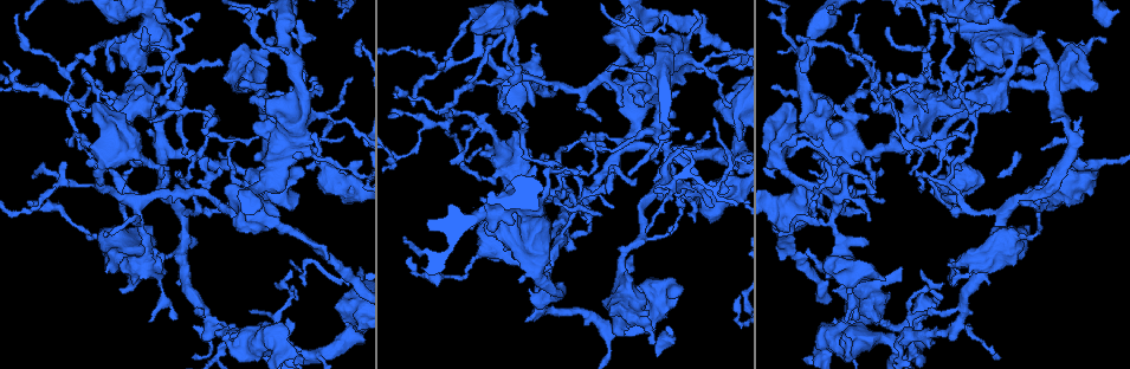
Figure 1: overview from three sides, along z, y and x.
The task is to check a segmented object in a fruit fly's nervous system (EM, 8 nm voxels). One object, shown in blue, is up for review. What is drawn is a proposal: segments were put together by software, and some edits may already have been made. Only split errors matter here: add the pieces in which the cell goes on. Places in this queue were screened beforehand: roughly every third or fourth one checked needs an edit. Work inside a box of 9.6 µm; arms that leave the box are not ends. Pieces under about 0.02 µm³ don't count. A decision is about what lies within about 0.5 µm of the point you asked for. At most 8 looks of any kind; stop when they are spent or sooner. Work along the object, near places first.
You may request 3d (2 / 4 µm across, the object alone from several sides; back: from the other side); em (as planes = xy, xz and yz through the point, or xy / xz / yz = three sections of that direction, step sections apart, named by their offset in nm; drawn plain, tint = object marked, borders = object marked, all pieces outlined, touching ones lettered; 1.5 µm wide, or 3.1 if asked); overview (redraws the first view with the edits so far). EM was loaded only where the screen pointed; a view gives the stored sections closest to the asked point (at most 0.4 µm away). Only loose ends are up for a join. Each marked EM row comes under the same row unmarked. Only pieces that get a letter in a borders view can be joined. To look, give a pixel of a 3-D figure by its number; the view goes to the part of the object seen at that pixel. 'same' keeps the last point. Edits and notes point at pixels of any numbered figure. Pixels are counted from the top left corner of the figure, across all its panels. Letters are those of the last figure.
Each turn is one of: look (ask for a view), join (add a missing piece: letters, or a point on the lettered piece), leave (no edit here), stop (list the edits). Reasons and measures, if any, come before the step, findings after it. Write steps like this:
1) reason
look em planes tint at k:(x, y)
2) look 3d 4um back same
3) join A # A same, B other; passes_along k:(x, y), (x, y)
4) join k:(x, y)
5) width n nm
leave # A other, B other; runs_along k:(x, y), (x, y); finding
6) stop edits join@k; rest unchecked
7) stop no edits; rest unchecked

an open end
look em planes tint at 1:(84, 117)

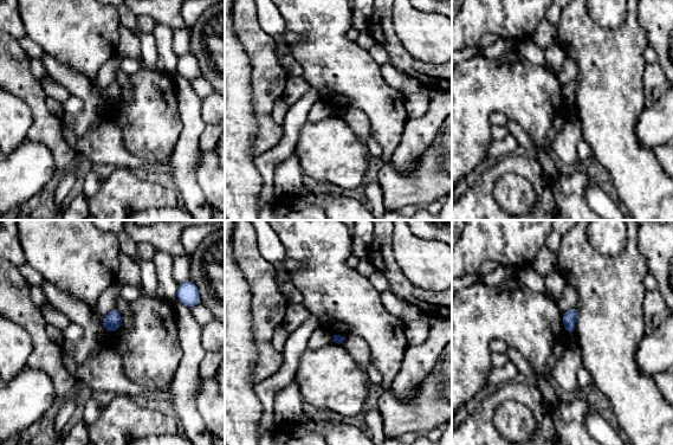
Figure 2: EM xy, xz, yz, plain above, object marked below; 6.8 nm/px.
what lies round it
look em planes borders same

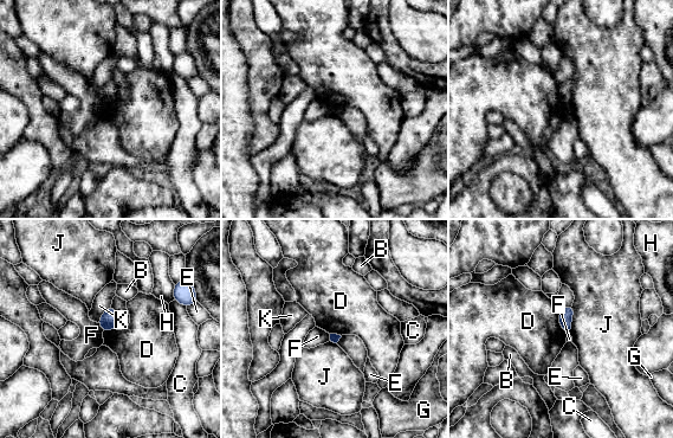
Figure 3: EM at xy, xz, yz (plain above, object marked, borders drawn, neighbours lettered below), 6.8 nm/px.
longest_contact J 200 nm
leave # B other, C other, D other, E other, F other, G other, H other, J other, K other; border 3:(558, 313), (558, 323), (567, 335); no lettered piece goes on from it

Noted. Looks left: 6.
thin end
look em yz step 8 borders at 1:(404, 236)

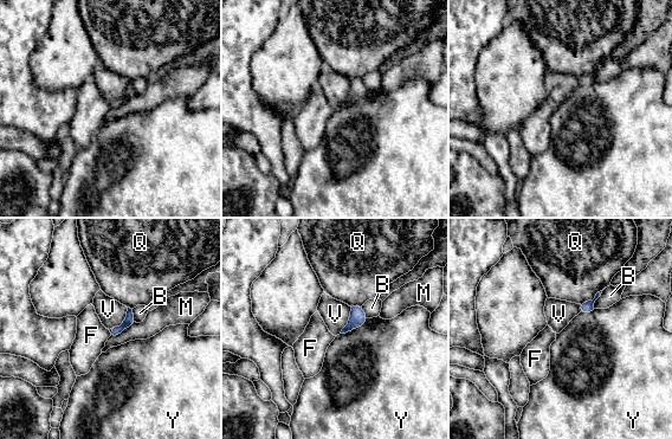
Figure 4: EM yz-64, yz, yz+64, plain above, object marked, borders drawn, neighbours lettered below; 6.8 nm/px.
look em xz step 8 borders same

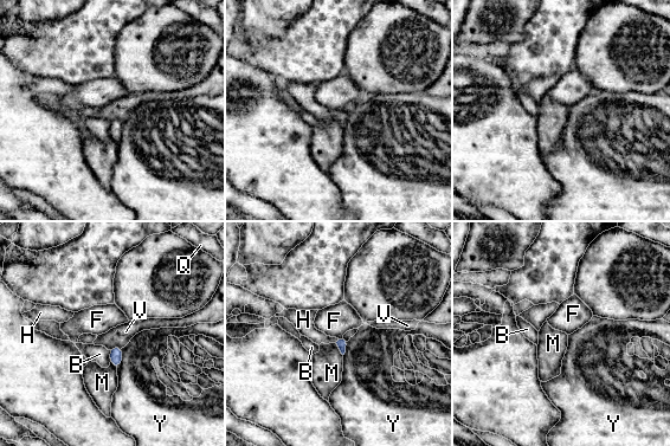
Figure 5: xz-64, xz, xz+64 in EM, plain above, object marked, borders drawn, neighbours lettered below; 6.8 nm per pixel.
join H # B other, F other, H same, M other, Q other, V other, Y other; passes_along 5:(341, 343), (335, 340), (303, 322); it goes on there

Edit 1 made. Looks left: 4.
an open end
look em planes borders at 1:(821, 138)

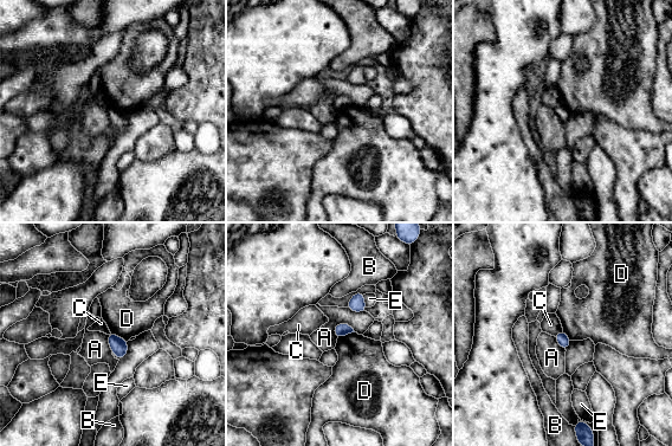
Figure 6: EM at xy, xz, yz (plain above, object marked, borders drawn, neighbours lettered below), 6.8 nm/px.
longest_contact A 160 nm
leave # A other, B other, C other, D other, E other; border 6:(110, 331), (127, 341); none of them fits

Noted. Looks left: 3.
stop edits join@5; rest unchecked

